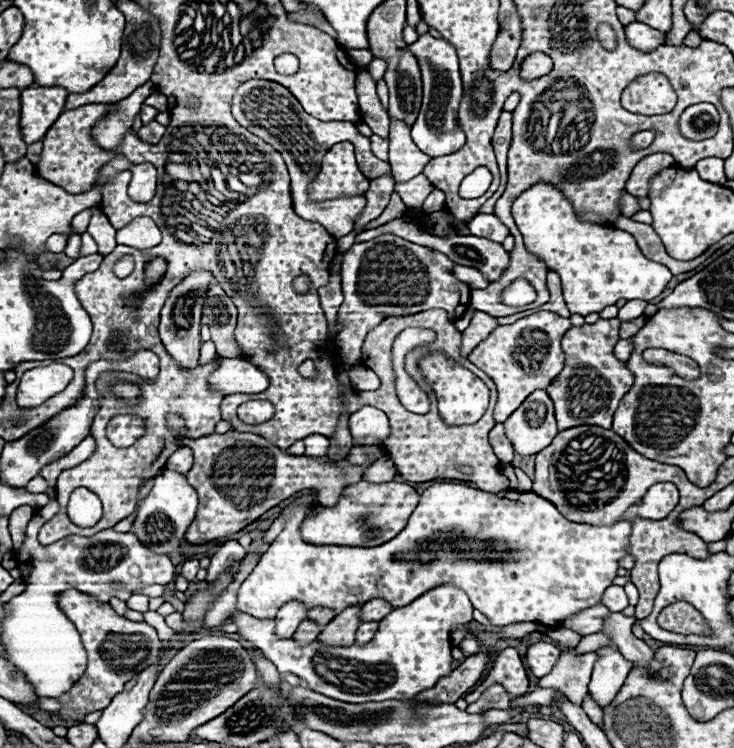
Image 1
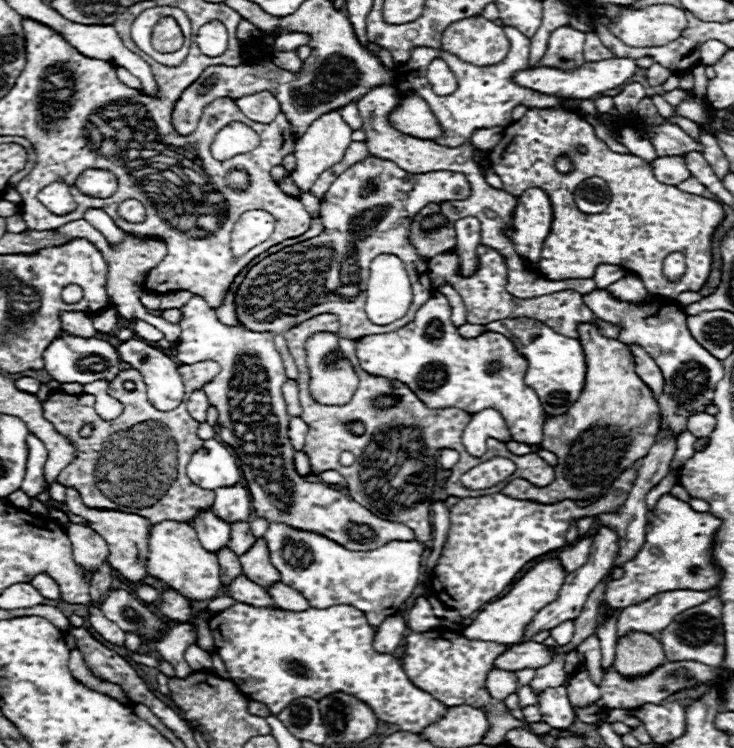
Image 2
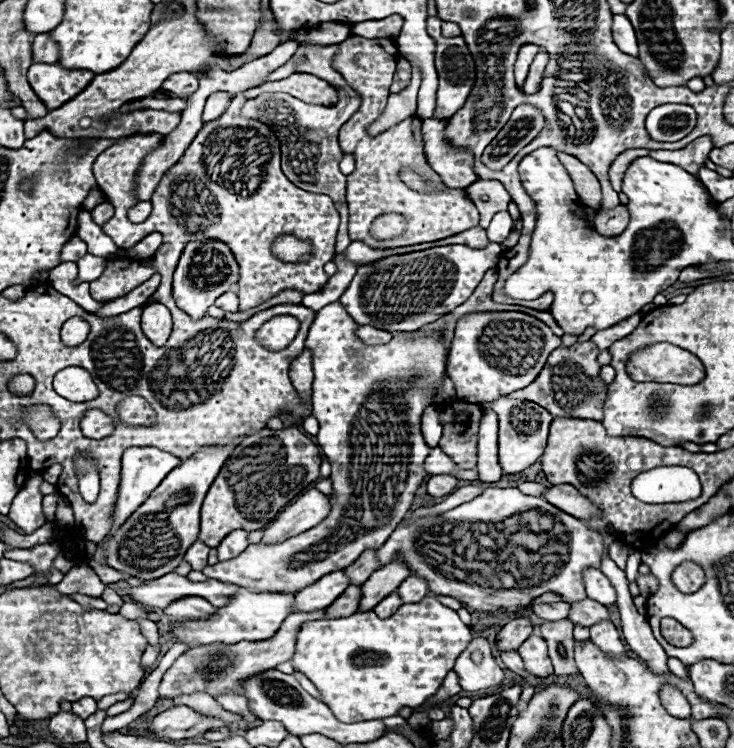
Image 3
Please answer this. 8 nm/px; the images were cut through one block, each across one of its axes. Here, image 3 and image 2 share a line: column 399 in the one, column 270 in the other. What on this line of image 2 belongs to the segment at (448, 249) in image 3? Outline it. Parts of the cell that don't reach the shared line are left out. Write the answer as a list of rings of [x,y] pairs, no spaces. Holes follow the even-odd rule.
[[[368,156],[356,164],[352,164],[348,170],[340,174],[340,178],[330,186],[326,196],[320,202],[320,220],[324,224],[324,232],[316,238],[310,238],[306,242],[286,246],[276,254],[270,254],[262,262],[258,262],[244,278],[244,282],[238,288],[236,294],[236,310],[238,318],[244,324],[244,328],[256,330],[256,332],[286,332],[300,322],[318,316],[318,314],[336,314],[340,320],[340,336],[358,340],[368,334],[382,334],[392,332],[414,320],[416,310],[430,300],[434,294],[432,280],[428,276],[428,264],[418,256],[416,248],[410,242],[410,226],[414,222],[414,216],[428,204],[442,204],[450,200],[466,200],[470,196],[470,184],[460,172],[450,170],[438,170],[438,172],[426,172],[426,174],[408,174],[402,168],[398,168],[390,160],[382,160],[376,156]],[[380,254],[394,254],[404,262],[404,268],[410,278],[410,286],[414,292],[412,306],[408,308],[406,316],[388,324],[388,326],[376,326],[366,316],[366,282],[370,274],[370,262]]]

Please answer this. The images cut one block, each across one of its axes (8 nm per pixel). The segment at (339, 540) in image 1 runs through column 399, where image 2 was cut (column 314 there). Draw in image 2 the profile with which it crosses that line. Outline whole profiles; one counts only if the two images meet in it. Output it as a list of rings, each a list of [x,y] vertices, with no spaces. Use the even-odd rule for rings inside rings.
[[[192,296],[180,310],[184,318],[180,322],[182,334],[176,344],[178,360],[180,364],[196,364],[202,360],[220,364],[220,374],[202,390],[218,410],[218,434],[238,456],[238,466],[248,482],[254,514],[258,518],[270,524],[290,524],[304,532],[318,532],[350,550],[374,550],[390,540],[414,540],[414,532],[408,526],[382,520],[352,498],[340,494],[340,490],[306,482],[296,472],[294,454],[290,454],[296,450],[288,438],[290,416],[280,392],[288,378],[270,332],[246,332],[244,328],[222,324],[216,310],[210,308],[202,296]]]

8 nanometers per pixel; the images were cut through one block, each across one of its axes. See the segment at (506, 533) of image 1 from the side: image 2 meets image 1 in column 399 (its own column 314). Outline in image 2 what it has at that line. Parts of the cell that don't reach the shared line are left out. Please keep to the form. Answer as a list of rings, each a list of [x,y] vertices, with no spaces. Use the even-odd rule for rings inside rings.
[[[270,524],[270,528],[264,534],[266,546],[270,550],[270,560],[276,566],[276,570],[282,576],[284,584],[294,586],[298,592],[302,592],[312,608],[326,608],[326,606],[338,606],[338,604],[350,604],[358,610],[362,610],[372,626],[380,626],[388,616],[396,612],[384,612],[388,608],[398,610],[412,594],[416,584],[422,576],[422,550],[424,546],[416,540],[410,542],[388,542],[378,550],[368,552],[354,552],[346,550],[344,546],[312,534],[294,530],[282,524]],[[286,542],[302,542],[312,552],[312,562],[308,566],[292,566],[288,560],[284,560],[282,552],[286,548]]]

